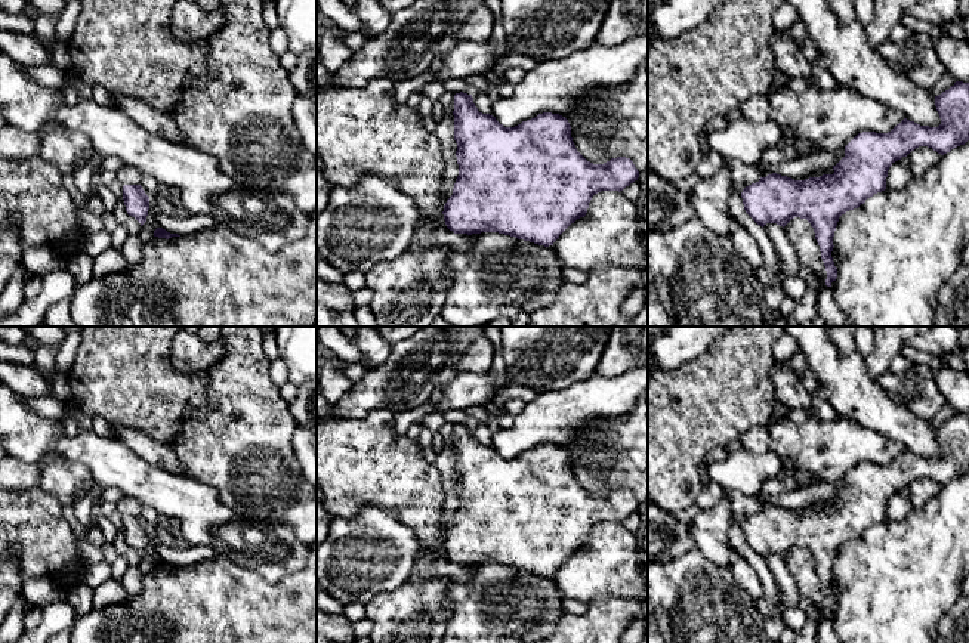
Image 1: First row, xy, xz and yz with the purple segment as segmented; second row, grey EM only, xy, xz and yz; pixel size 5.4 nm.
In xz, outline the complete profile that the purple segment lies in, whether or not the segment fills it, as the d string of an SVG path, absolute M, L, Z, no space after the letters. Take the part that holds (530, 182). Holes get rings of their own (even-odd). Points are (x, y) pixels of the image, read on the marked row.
M460 92L454 95L453 115L459 176L442 214L447 228L454 234L499 232L549 247L571 223L586 216L595 194L620 192L639 177L633 161L626 157L611 158L604 164L587 161L573 142L568 120L559 114L543 112L515 127L504 127L496 117L479 112L472 95Z

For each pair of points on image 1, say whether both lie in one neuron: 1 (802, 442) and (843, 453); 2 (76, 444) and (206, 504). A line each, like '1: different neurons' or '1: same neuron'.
1: same neuron
2: same neuron

